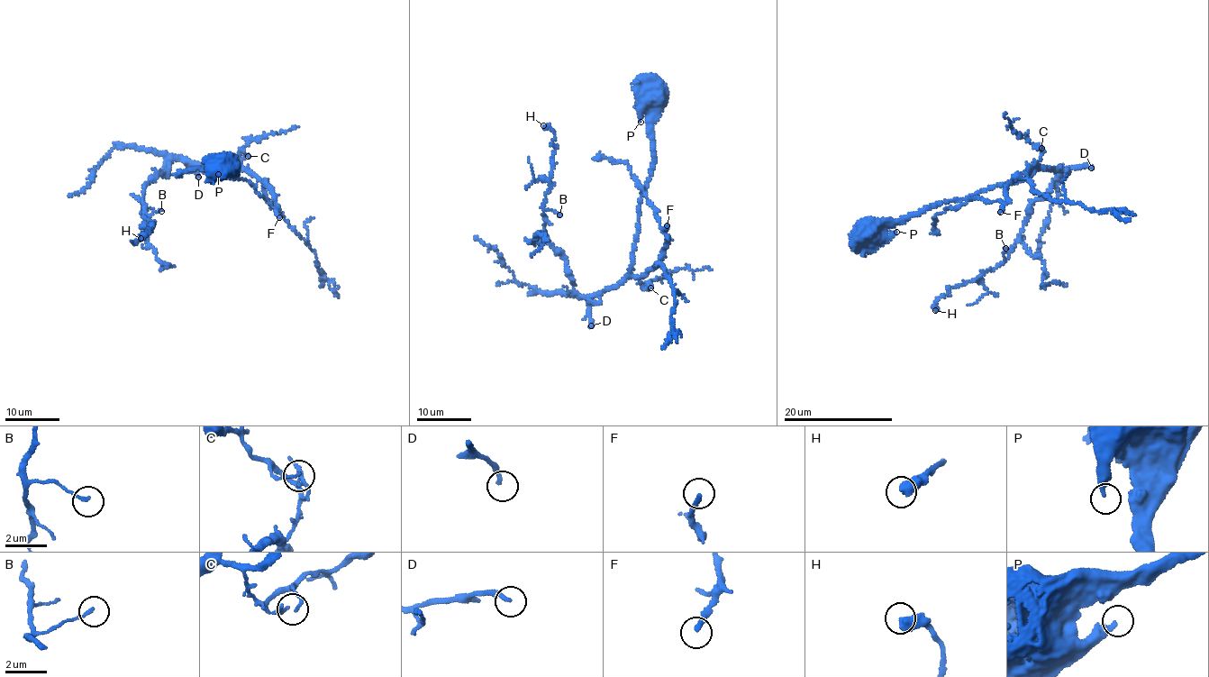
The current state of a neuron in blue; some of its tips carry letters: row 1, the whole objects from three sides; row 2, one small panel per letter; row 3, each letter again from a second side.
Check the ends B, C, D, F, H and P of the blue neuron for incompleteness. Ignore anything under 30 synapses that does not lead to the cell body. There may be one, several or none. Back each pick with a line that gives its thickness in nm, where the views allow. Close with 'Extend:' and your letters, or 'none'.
D: 180 nm
F: 240 nm
H: 550 nm
Extend: D, F, H

